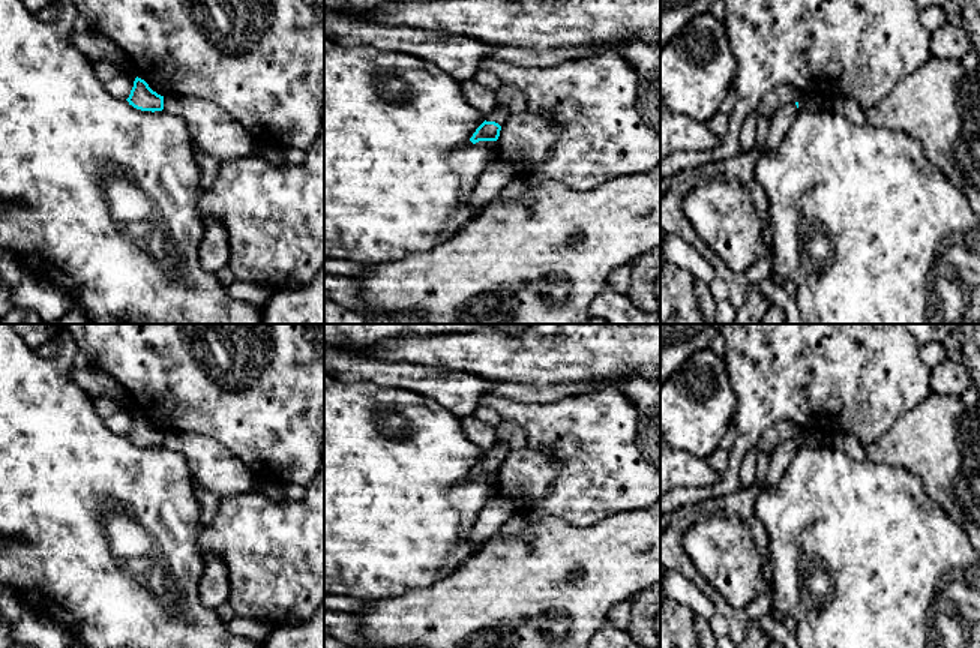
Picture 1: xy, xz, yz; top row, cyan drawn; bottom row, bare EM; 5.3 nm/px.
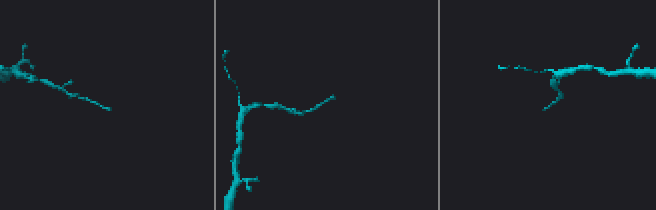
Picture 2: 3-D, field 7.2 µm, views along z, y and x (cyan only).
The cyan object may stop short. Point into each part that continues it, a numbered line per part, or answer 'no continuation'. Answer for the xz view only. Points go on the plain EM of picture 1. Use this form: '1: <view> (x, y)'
1: xz (499, 450)

